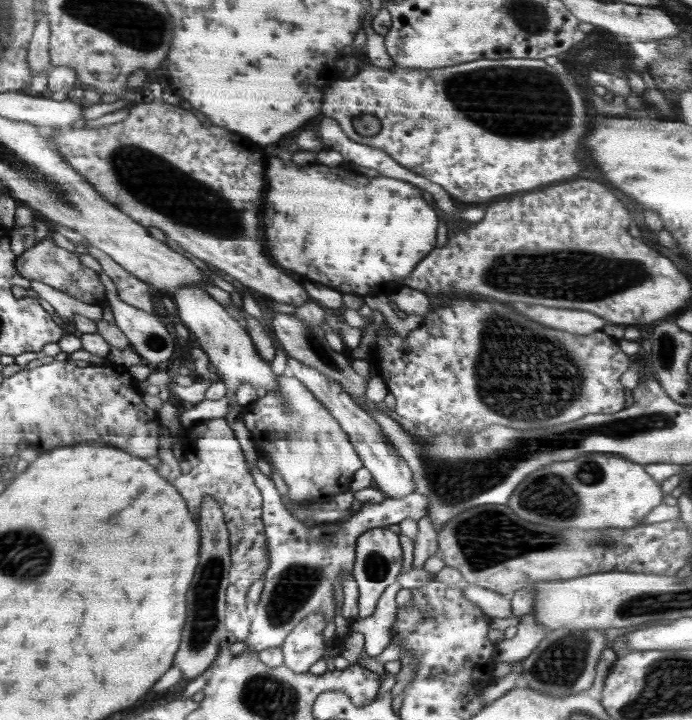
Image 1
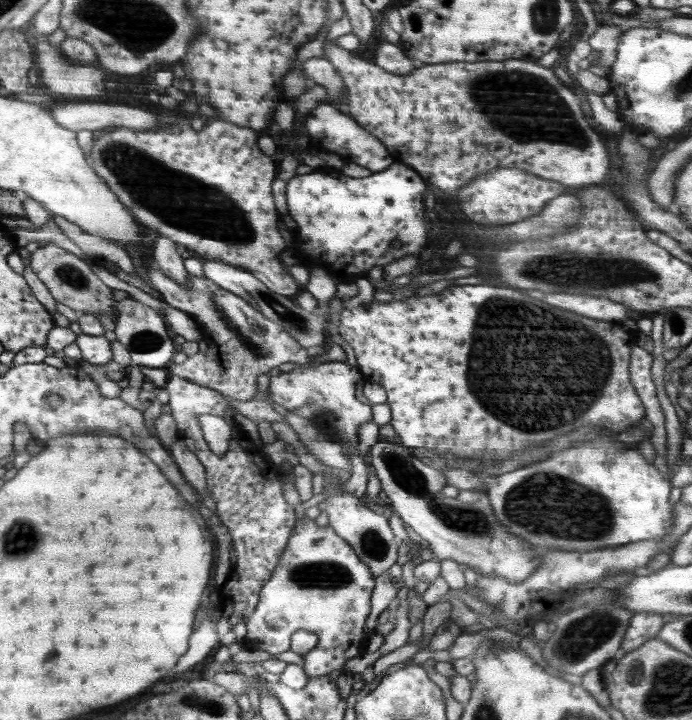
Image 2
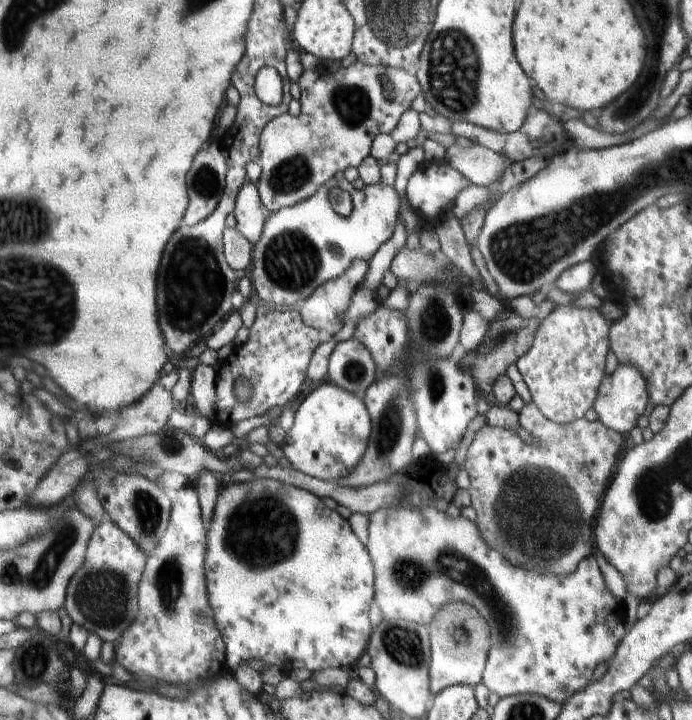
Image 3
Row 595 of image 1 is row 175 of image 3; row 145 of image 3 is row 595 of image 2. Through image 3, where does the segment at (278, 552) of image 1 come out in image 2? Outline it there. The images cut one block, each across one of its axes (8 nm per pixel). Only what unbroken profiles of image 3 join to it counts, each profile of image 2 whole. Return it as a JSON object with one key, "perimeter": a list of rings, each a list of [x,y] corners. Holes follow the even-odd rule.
{"perimeter":[[[298,518],[294,538],[288,539],[280,562],[261,590],[252,616],[246,620],[243,646],[280,654],[292,649],[292,636],[298,630],[318,635],[318,646],[303,654],[306,674],[328,675],[344,667],[350,658],[366,654],[372,620],[372,596],[376,582],[369,566],[330,526],[316,525],[310,518]]]}

